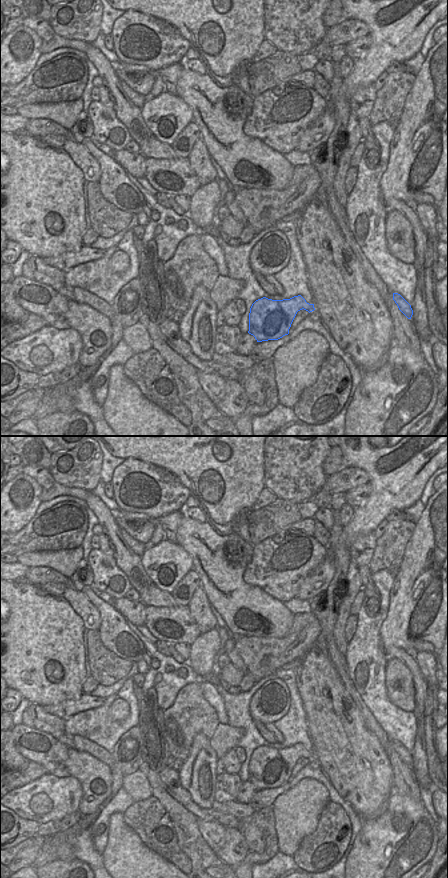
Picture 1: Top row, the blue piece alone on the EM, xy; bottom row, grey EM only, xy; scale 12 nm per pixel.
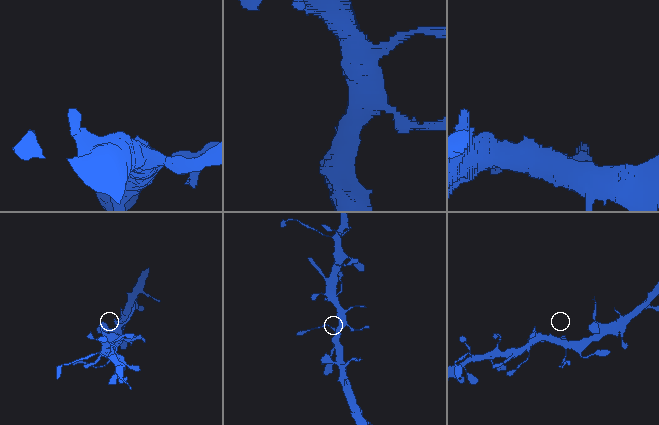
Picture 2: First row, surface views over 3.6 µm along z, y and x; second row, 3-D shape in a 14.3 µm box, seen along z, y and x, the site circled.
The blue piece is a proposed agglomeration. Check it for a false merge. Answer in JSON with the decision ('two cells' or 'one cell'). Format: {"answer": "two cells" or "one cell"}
{"answer": "one cell"}

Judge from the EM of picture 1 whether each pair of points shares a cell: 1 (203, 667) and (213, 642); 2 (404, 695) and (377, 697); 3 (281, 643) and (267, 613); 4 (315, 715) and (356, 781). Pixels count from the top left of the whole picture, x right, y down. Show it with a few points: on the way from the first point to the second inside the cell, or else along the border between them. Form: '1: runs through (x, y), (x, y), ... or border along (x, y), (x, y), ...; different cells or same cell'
1: runs through (203, 661), (203, 652), (207, 648); same cell
2: border along (384, 673), (385, 692), (388, 699), (405, 711); different cells
3: border along (293, 619), (293, 625), (284, 636), (255, 636); different cells
4: runs through (331, 731), (342, 742), (356, 765); same cell

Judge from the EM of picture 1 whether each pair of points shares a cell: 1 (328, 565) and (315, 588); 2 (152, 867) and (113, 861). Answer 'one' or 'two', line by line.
1: one
2: one

